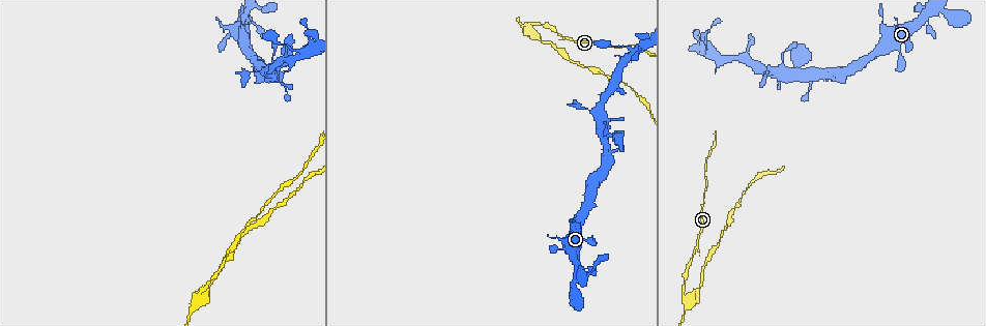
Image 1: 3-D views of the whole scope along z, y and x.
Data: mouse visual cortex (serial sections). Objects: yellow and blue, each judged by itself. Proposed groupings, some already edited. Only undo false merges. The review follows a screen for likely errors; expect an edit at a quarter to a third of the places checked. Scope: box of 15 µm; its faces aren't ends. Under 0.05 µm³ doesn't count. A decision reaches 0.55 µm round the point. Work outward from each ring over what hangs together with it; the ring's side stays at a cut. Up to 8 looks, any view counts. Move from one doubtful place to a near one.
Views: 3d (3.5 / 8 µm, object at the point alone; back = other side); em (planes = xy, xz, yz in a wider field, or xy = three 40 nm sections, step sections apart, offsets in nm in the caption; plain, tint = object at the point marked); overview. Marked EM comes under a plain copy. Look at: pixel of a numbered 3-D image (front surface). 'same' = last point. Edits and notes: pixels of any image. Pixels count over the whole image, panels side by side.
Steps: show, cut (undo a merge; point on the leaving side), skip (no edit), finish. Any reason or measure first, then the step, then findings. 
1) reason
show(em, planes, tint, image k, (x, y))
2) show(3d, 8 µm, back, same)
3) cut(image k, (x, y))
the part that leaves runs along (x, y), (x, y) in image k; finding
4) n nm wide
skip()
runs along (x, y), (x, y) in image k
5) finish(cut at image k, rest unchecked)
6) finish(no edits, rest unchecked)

show(3d, 3.5 µm, image 1, (690, 296))

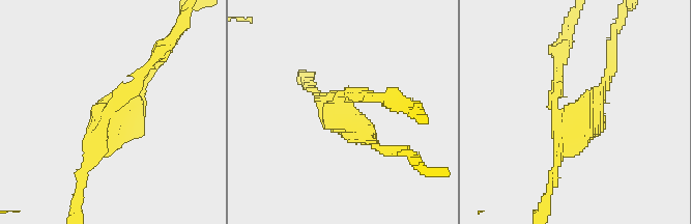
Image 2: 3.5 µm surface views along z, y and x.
3 arms; arms of 150, 200, 200 nm; shape alone is not enough
show(em, planes, tint, image 2, (106, 114))

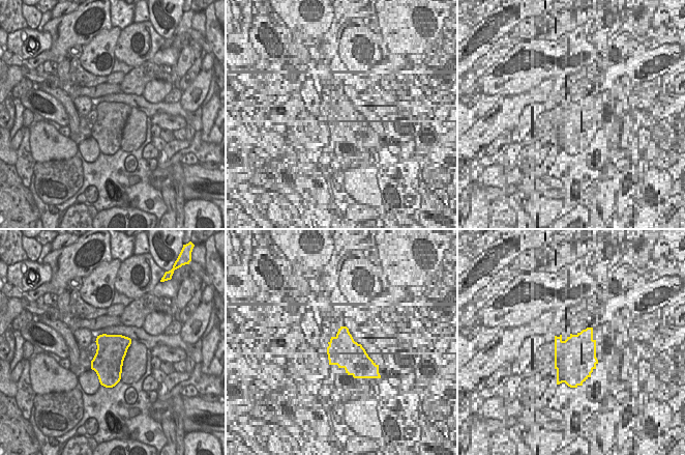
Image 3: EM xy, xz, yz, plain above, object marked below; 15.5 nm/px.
another direction
show(em, xy, step 2, tint, same)

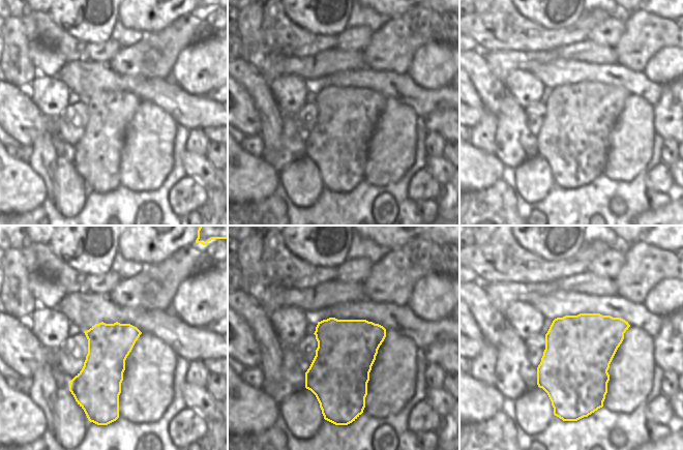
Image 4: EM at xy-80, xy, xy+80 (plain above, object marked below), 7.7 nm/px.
460 nm wide
cut(image 2, (345, 133))
the part that leaves runs along (338, 102), (366, 139), (395, 149) in image 2; a second cell is stuck on

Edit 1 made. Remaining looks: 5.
redraw
show(overview)

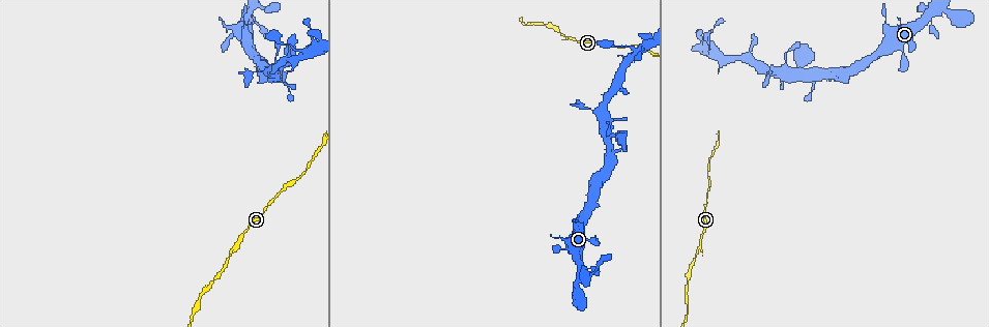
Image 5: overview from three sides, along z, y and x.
sudden change in width
show(3d, 8 µm, image 5, (775, 71))

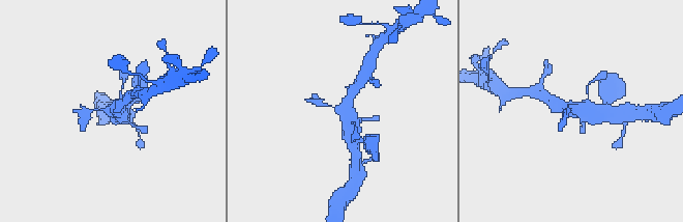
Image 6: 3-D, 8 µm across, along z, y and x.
closer look
show(3d, 3.5 µm, image 6, (349, 103))

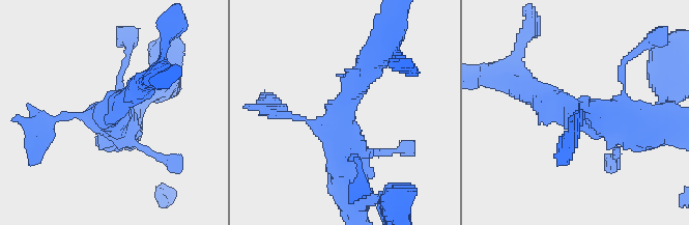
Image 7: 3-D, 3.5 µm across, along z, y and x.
shape alone is not enough
show(em, xy, step 3, tint, image 7, (342, 113))

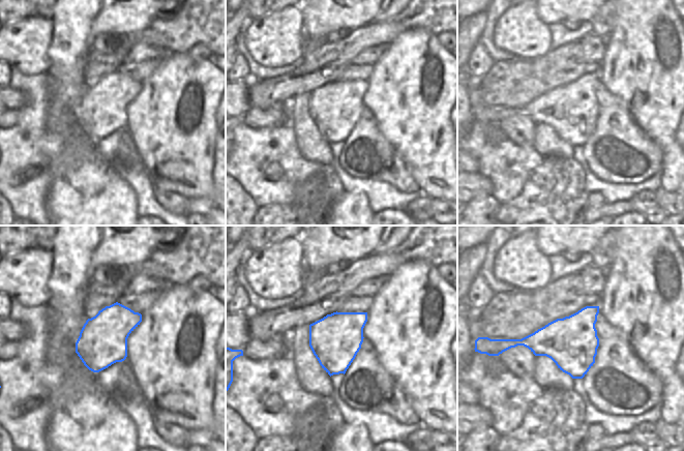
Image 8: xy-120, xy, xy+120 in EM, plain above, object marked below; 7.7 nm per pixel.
skip()
runs along (663, 125), (629, 125), (539, 96) in image 7; all the same cell

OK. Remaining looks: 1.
show(3d, 3.5 µm, back, image 5, (307, 50))

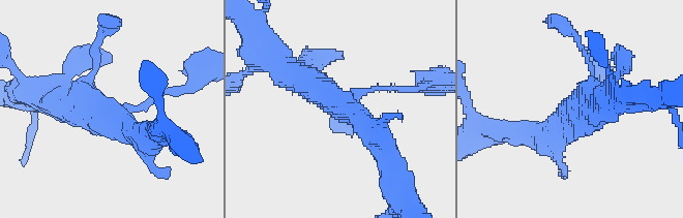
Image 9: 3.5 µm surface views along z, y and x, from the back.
skip()
runs along (388, 153), (344, 105), (289, 71) in image 9; continuous, no second cell

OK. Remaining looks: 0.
finish(cut at image 2, rest unchecked)

